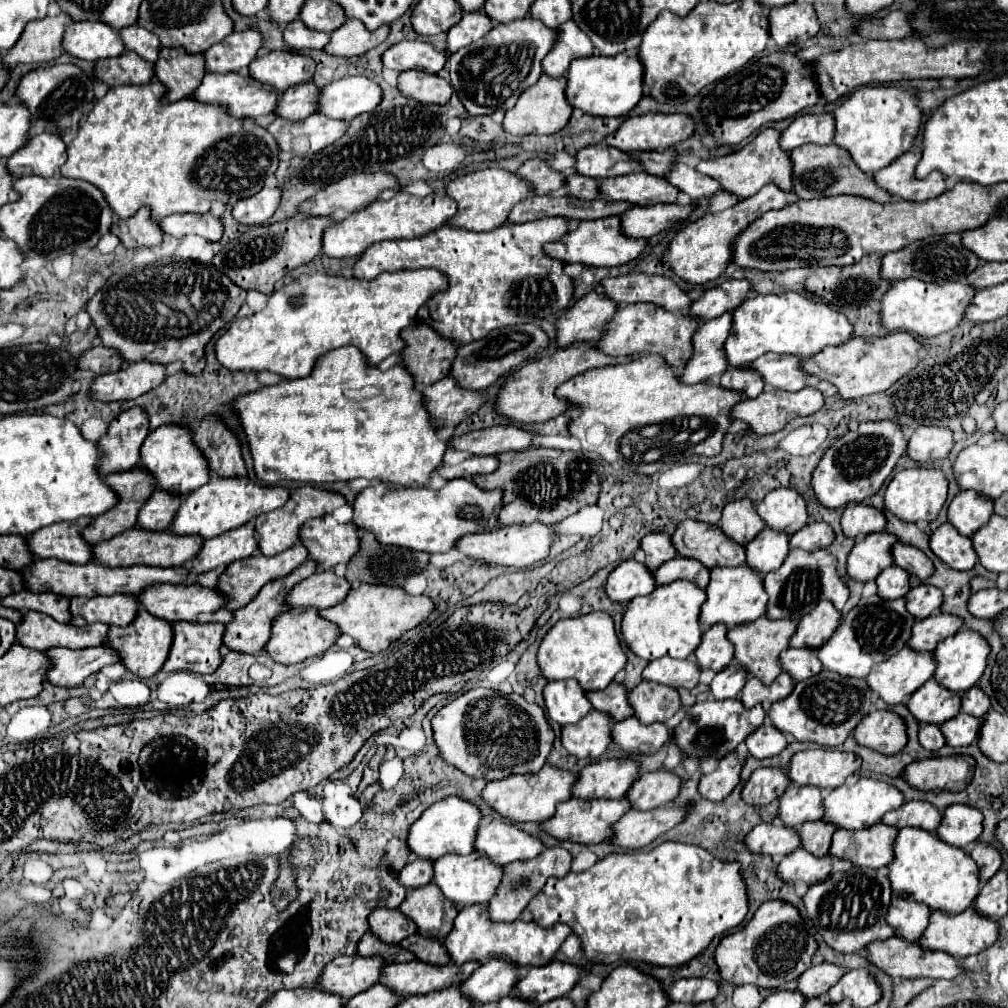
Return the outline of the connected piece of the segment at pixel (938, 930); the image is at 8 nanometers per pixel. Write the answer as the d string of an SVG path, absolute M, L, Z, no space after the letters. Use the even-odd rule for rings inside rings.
M969 908L967 912L959 914L959 918L947 918L947 914L931 914L929 926L925 930L925 934L919 940L919 946L923 950L939 950L939 952L947 952L957 960L963 960L967 956L979 954L985 948L989 948L995 940L997 940L997 922L995 920L987 920L983 916L979 916L973 908Z

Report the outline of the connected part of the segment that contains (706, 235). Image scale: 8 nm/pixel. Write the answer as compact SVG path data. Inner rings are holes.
M767 184L759 194L751 196L747 200L741 200L739 204L735 204L723 212L705 214L703 218L691 222L687 228L679 230L675 234L675 238L671 240L671 246L665 252L663 260L665 260L665 264L669 264L675 270L677 276L681 276L683 280L689 280L693 284L703 284L707 280L715 280L717 276L725 274L725 268L727 268L727 264L731 264L733 254L735 254L735 240L751 222L755 222L769 210L779 210L779 208L798 200L798 196L793 192L783 192L775 184Z

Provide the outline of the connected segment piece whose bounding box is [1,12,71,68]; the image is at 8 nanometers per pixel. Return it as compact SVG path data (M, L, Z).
M67 14L59 16L47 16L35 22L29 22L21 34L21 38L15 42L15 46L1 56L1 62L9 68L15 68L19 64L43 64L53 62L57 56L63 54L61 38L65 24L69 24Z

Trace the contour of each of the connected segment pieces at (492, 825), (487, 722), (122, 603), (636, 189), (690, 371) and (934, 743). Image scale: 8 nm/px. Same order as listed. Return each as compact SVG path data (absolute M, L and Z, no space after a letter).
M497 818L489 822L483 820L479 824L475 850L485 854L495 866L505 866L507 862L535 858L543 850L543 844L537 838L521 832L513 822Z
M473 688L453 702L445 704L431 720L433 738L439 746L439 756L471 778L501 780L513 774L535 774L543 768L545 758L553 746L553 730L545 720L545 712L537 704L529 704L519 694L503 694L493 688Z
M131 594L113 596L93 596L93 598L73 598L71 614L73 626L87 626L93 622L103 622L109 626L127 626L133 622L139 610L139 598Z
M645 170L601 180L599 190L607 200L627 200L639 206L653 206L661 202L671 204L679 194L679 188L669 180L665 180L663 176L647 174Z
M727 312L699 326L695 332L695 358L691 358L681 372L681 382L697 384L715 374L723 374L729 368L723 344L733 330L731 322L731 312Z
M931 724L923 726L923 728L919 730L919 744L921 744L925 750L929 750L929 752L937 752L941 746L945 746L943 734L941 734L939 726L931 726Z

